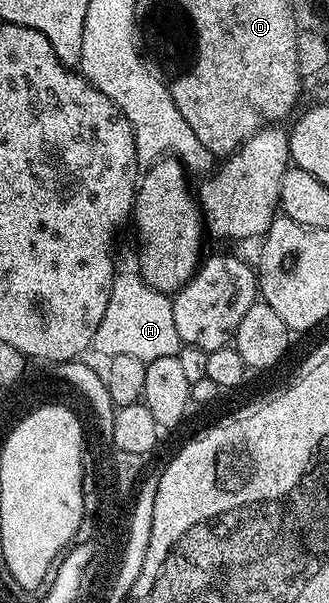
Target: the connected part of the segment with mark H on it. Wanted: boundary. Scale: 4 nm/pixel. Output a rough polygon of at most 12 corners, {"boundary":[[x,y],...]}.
{"boundary":[[136,272],[113,281],[92,350],[148,363],[181,346],[172,300]]}

